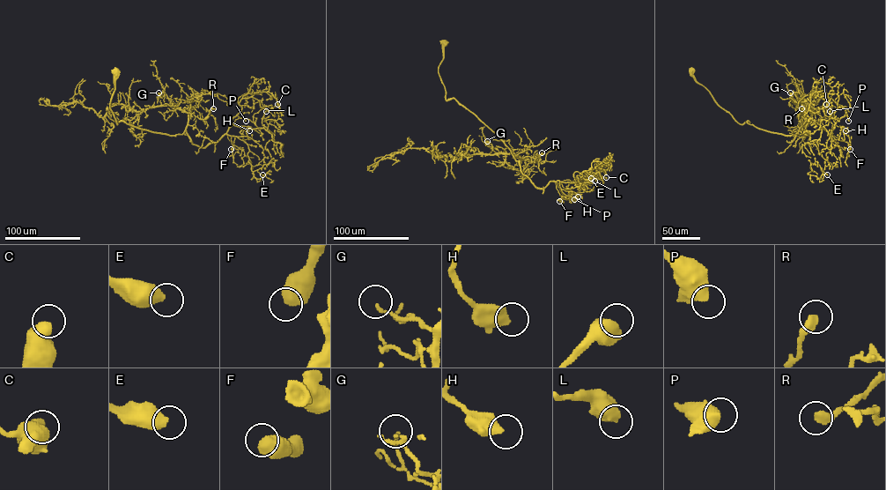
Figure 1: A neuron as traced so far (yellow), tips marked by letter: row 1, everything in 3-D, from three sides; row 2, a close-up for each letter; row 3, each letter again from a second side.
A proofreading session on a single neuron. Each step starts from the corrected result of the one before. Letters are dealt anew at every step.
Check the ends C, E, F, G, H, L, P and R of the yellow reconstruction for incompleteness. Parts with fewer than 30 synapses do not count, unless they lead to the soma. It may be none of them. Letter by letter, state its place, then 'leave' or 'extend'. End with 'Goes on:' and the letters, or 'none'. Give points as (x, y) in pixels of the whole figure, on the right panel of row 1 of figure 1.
C: at (826, 104); leave
E: at (827, 174); leave
F: at (850, 149); leave
G: at (790, 92); leave
H: at (845, 130); leave
L: at (830, 111); leave
P: at (848, 121); leave
R: at (801, 108); leave
Goes on: none

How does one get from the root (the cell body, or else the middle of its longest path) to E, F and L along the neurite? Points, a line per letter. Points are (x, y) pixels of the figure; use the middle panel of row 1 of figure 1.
E: (444, 41), (438, 72), (446, 100), (454, 98), (492, 130), (536, 187), (576, 181), (584, 172), (591, 178)
F: (444, 41), (438, 72), (446, 100), (454, 98), (492, 130), (536, 187), (555, 181), (559, 201)
L: (444, 41), (438, 72), (446, 100), (492, 130), (536, 187), (574, 183), (576, 171), (594, 181)

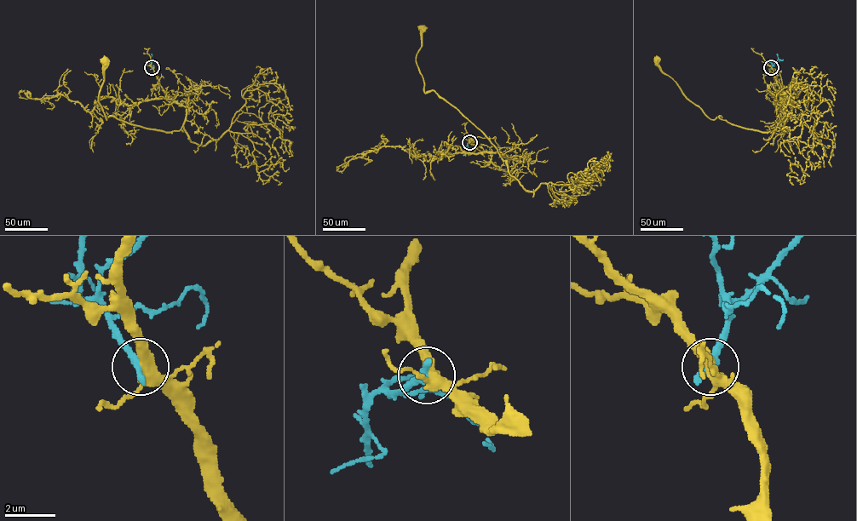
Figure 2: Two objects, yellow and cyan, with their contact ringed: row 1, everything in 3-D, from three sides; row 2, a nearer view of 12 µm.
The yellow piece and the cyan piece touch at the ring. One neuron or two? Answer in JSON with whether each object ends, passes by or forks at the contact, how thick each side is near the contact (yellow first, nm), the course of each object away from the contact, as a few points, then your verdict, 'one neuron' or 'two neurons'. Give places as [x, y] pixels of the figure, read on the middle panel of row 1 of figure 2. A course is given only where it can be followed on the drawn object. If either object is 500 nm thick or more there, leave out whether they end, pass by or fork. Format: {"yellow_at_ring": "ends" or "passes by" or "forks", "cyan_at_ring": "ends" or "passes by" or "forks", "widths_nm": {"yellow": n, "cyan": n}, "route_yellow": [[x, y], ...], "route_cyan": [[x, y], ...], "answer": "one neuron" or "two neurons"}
{"yellow_at_ring": "forks", "cyan_at_ring": "ends", "widths_nm": {"yellow": 360, "cyan": 400}, "route_yellow": [[469, 142], [482, 152], [503, 155], [457, 109], [433, 90], [425, 92], [416, 60], [422, 27]], "route_cyan": [[469, 142], [467, 144], [469, 153], [466, 153]], "answer": "two neurons"}

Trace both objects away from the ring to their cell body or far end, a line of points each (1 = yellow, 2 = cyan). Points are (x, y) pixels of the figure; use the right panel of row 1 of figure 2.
1: (771, 67), (781, 92), (784, 126), (779, 130), (761, 132), (733, 125), (721, 116), (710, 119), (656, 60)
2: (771, 67), (778, 60), (782, 60)

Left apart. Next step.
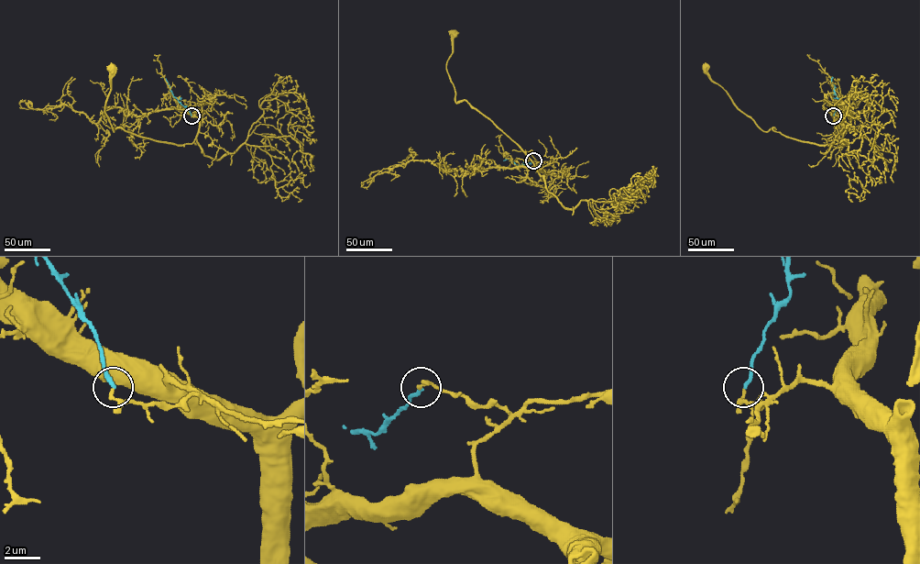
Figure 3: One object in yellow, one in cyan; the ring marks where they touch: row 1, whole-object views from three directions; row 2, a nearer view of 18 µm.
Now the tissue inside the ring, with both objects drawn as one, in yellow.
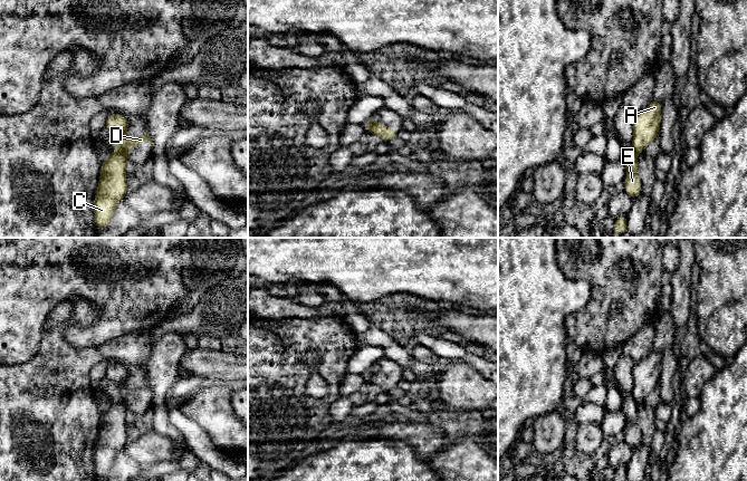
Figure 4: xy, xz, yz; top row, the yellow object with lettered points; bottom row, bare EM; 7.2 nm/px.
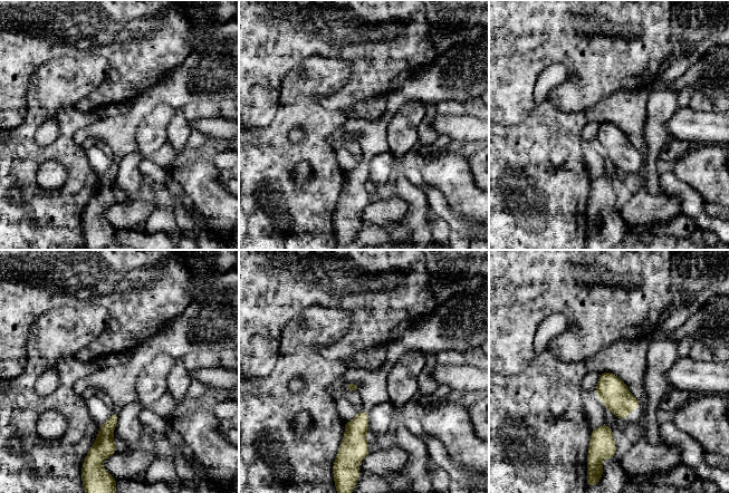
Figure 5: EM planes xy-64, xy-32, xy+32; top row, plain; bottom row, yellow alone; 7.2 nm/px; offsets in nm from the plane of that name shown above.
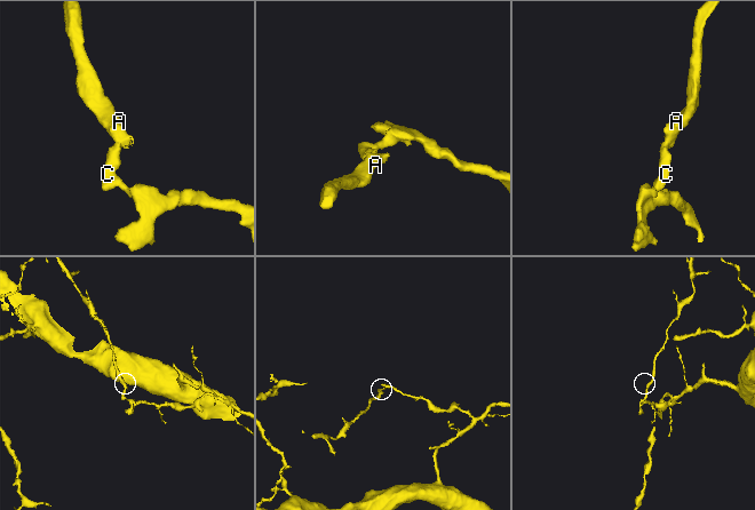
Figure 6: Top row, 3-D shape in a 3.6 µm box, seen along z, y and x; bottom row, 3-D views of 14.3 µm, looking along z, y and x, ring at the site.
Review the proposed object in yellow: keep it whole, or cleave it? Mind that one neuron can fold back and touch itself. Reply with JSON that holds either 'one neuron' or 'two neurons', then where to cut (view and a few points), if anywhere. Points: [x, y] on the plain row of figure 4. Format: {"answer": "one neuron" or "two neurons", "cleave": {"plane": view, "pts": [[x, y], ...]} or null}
{"answer": "two neurons", "cleave": {"plane": "xy", "pts": [[116, 396], [126, 403]]}}

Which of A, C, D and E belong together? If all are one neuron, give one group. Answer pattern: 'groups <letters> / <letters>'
groups A D / C E

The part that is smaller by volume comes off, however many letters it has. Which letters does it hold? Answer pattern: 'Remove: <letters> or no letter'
Remove: A, D

